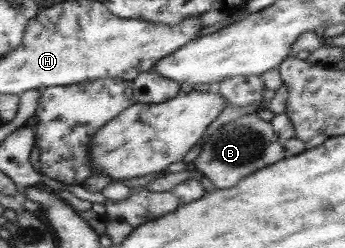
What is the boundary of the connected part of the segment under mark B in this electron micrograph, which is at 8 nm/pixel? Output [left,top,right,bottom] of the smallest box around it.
[193,113,285,189]

